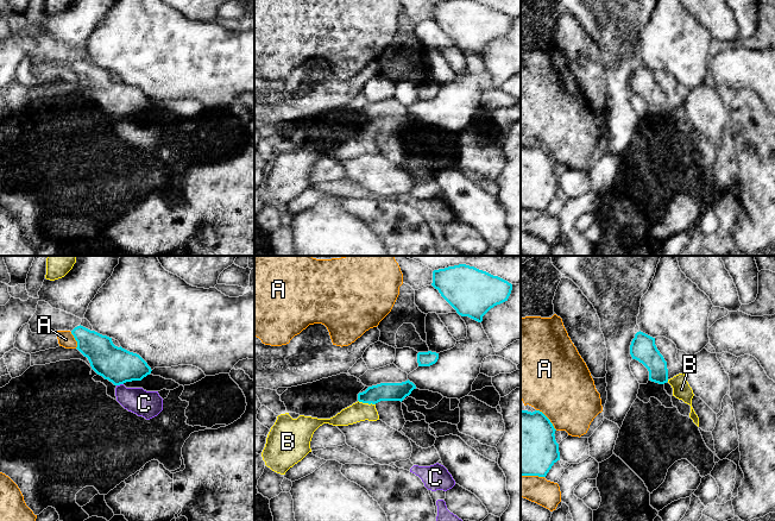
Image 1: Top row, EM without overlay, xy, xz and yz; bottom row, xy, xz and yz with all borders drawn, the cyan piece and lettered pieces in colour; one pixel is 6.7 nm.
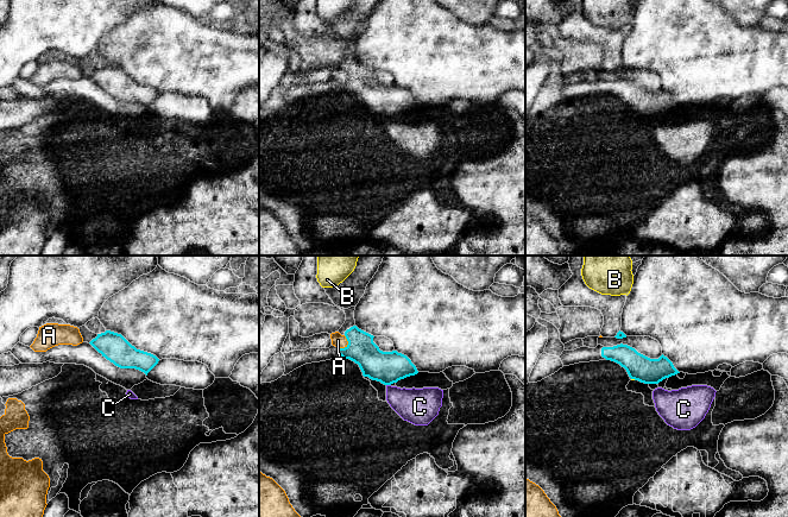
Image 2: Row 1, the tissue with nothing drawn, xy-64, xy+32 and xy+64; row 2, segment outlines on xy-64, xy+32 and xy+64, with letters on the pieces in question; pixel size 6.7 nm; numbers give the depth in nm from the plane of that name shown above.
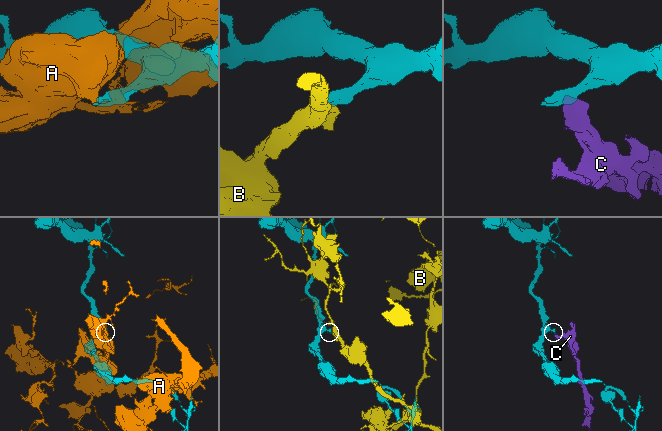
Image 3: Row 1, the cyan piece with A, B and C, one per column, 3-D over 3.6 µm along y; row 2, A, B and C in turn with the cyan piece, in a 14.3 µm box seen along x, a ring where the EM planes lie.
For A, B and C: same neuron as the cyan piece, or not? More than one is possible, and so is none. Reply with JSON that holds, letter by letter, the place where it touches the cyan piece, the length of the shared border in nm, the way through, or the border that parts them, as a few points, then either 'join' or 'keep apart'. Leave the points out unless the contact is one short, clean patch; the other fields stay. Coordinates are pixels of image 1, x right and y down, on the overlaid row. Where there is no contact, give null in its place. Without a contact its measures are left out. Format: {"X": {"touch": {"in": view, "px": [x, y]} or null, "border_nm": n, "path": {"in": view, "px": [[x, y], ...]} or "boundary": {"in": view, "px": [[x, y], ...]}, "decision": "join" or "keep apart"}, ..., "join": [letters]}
{"A": {"touch": {"in": "yz", "px": [548, 419]}, "border_nm": 200, "decision": "keep apart"}, "B": {"touch": {"in": "xz", "px": [366, 402]}, "border_nm": 120, "decision": "keep apart"}, "C": {"touch": {"in": "xy", "px": [119, 384]}, "border_nm": 50, "boundary": {"in": "xy", "px": [[123, 383], [117, 385]]}, "decision": "keep apart"}, "join": []}

